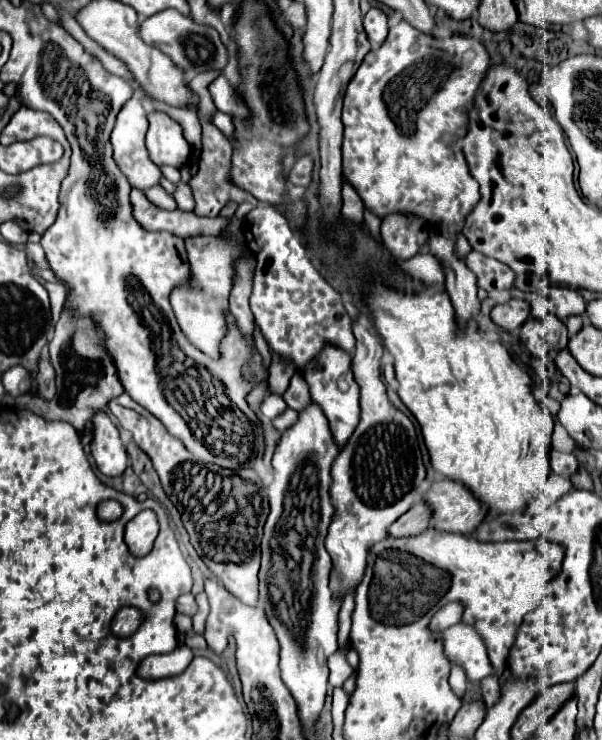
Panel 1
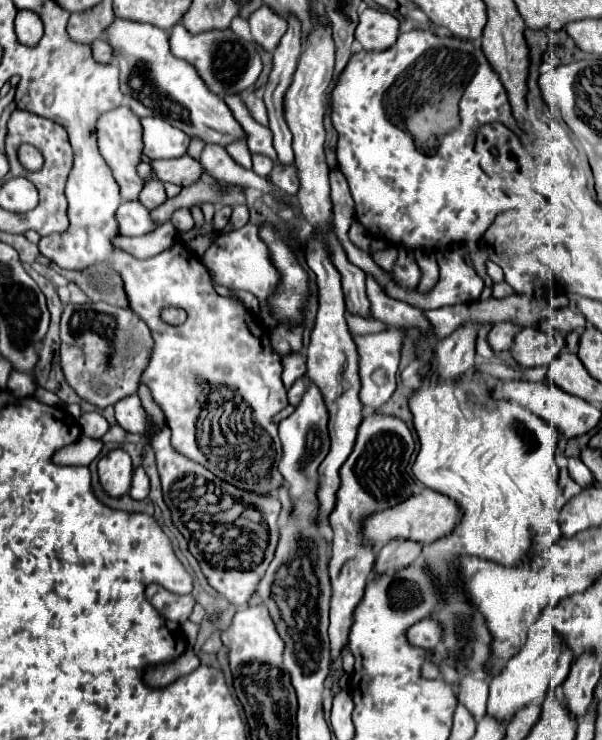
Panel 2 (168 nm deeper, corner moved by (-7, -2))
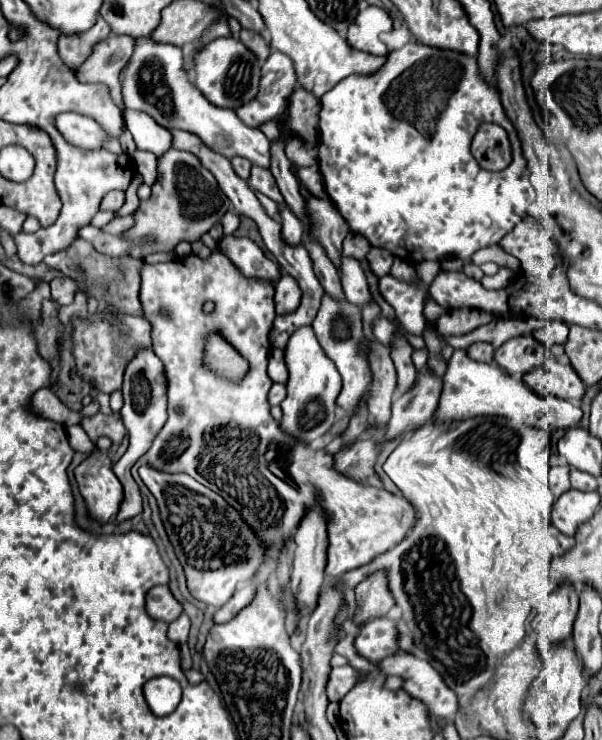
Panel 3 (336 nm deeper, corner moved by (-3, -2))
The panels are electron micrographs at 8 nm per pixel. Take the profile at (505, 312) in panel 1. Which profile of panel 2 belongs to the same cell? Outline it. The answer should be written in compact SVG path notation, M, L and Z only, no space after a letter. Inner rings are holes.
M501 321L495 323L493 329L489 331L489 345L493 347L493 351L507 351L513 345L513 337L519 331L519 325L513 321Z

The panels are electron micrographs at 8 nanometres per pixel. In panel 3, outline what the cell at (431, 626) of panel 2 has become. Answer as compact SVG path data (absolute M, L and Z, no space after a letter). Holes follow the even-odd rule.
M387 617L367 621L359 629L359 635L355 637L353 647L363 659L367 659L371 663L397 653L399 647L397 647L395 621L389 621Z

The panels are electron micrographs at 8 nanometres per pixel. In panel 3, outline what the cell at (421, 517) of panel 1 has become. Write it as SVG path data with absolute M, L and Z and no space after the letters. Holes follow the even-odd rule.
M383 573L369 575L363 583L359 583L355 595L357 595L357 609L351 617L355 625L363 625L369 619L385 617L389 609L395 605L387 589L387 577Z

